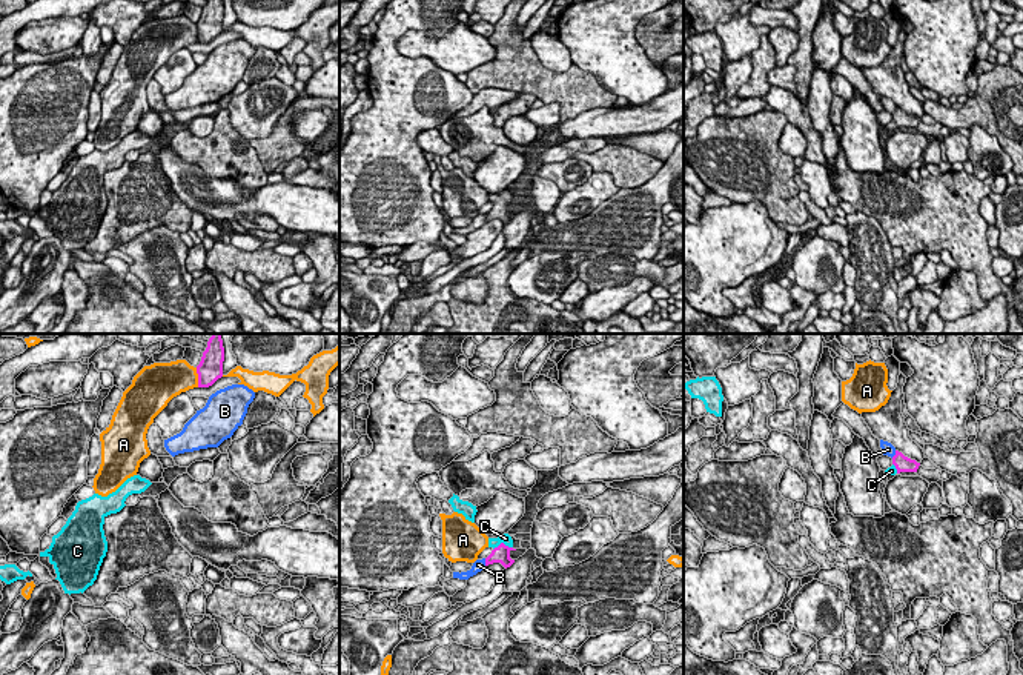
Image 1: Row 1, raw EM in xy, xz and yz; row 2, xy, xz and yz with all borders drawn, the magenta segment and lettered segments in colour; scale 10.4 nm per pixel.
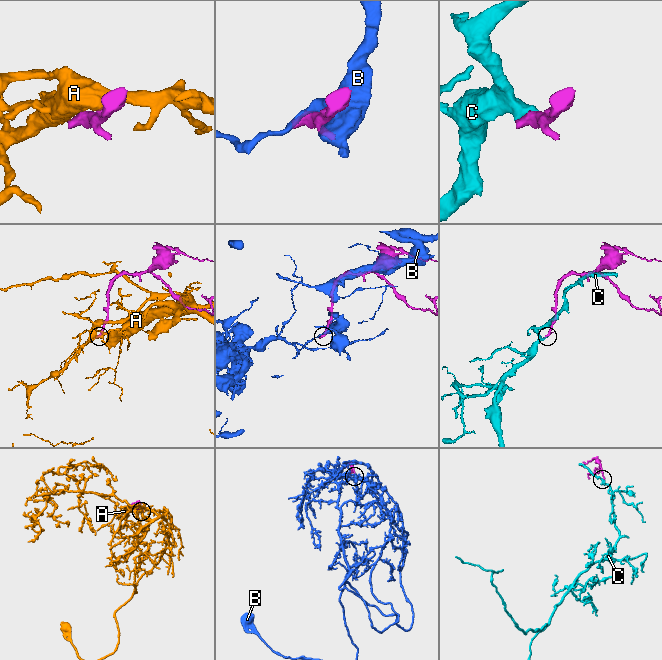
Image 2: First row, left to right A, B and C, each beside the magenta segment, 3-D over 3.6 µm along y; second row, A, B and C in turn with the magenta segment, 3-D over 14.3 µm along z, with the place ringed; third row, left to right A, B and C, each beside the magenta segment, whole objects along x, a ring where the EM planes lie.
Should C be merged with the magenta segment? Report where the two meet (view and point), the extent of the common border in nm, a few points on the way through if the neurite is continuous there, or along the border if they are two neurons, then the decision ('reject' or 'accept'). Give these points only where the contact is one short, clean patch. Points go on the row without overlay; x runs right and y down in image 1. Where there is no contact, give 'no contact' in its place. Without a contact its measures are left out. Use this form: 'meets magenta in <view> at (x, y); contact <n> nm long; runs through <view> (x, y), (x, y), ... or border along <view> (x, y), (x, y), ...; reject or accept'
meets magenta in xz at (503, 199); contact 220 nm long; runs through xz (501, 209), (503, 199), (506, 194); accept

